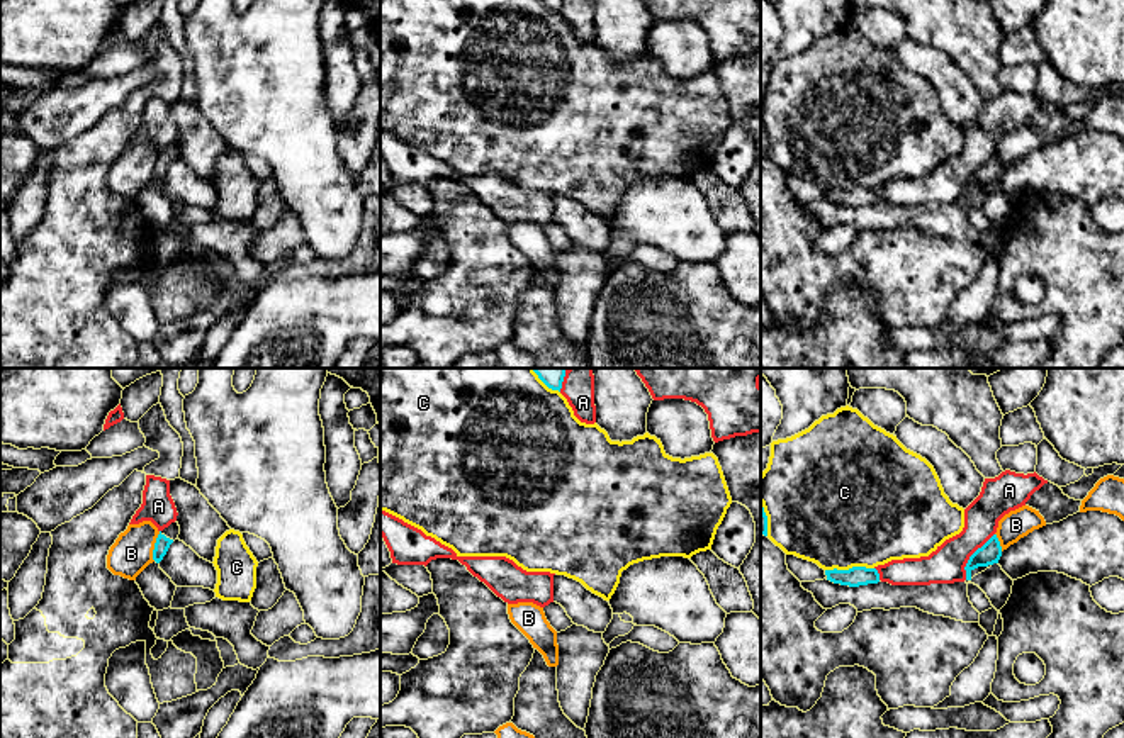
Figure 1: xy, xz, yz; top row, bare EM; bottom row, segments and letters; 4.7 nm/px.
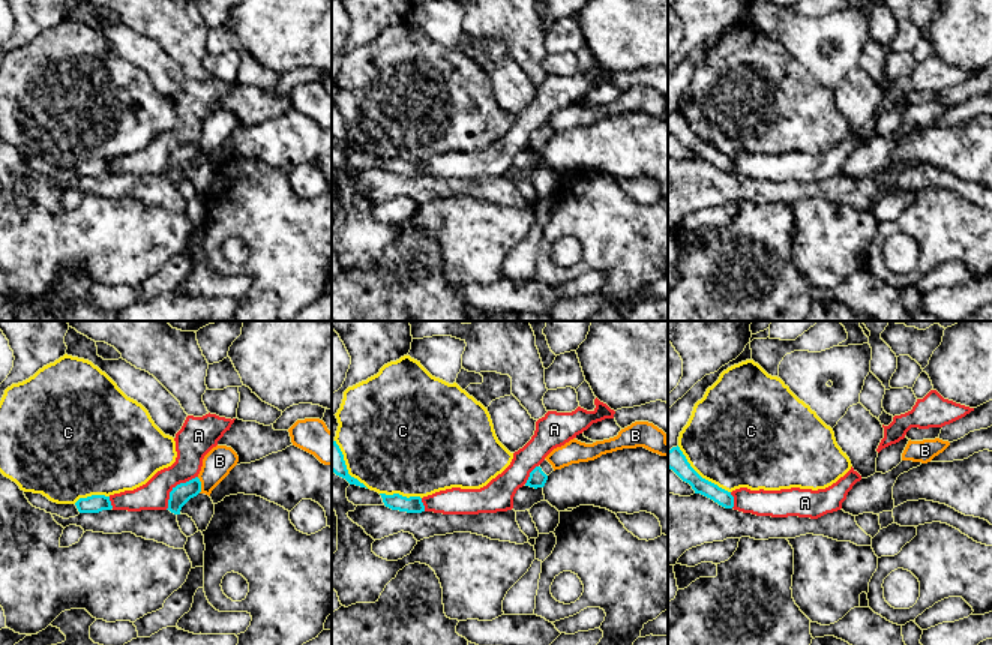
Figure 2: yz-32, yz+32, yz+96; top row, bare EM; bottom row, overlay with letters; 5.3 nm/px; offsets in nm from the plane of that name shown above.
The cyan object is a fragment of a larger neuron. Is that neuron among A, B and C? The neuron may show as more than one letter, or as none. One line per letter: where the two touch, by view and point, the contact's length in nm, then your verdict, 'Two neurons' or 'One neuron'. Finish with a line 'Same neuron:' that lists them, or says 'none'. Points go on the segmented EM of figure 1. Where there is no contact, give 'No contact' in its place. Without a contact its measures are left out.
A: Touches cyan at yz (970, 557). Shared border 260 nm. Two neurons
B: Touches cyan at xy (155, 547). Shared border 150 nm. Two neurons
C: Touches cyan at yz (849, 569). Shared border 240 nm. Two neurons
Same neuron: none

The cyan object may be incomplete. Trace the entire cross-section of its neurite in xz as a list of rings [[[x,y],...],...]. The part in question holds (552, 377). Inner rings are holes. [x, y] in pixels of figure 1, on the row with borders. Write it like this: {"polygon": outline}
{"polygon": [[[533,368],[533,372],[548,389],[560,392],[565,368]]]}

